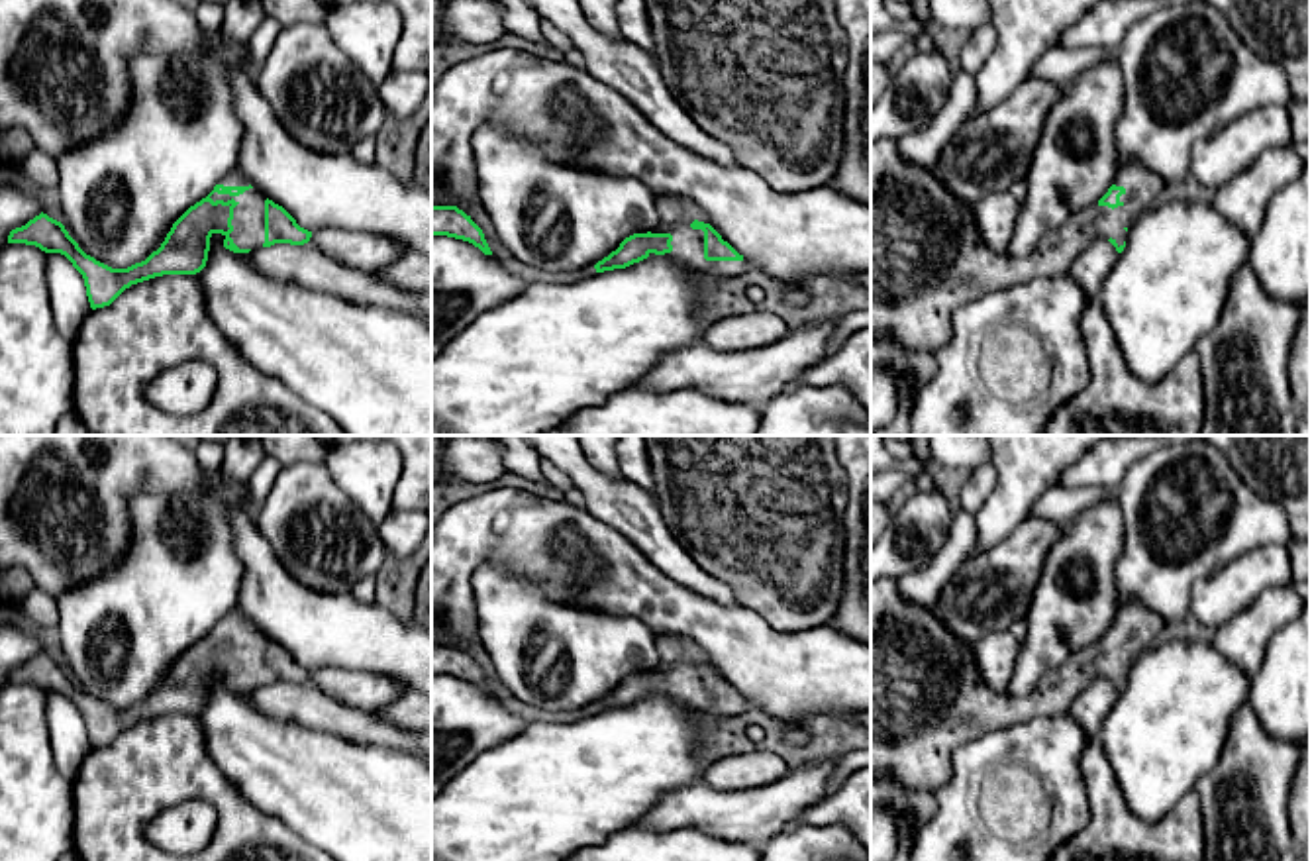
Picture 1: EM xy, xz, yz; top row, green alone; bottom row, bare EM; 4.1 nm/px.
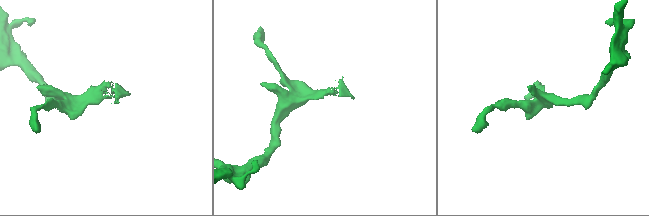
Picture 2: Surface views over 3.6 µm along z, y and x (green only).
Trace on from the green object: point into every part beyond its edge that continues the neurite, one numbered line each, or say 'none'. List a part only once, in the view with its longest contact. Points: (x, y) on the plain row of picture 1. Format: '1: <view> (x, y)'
1: xy (248, 661)

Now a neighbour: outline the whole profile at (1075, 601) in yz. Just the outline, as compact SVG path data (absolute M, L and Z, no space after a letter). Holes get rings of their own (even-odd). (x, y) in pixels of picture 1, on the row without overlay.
M1116 498L1088 506L1045 555L1035 590L1026 614L1026 637L1018 645L1014 673L1004 688L1010 696L1026 696L1073 653L1098 643L1120 614L1114 569L1124 549L1124 516Z

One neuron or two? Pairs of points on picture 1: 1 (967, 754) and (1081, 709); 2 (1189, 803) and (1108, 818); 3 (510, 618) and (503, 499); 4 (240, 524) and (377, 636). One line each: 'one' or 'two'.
1: two
2: one
3: two
4: one

